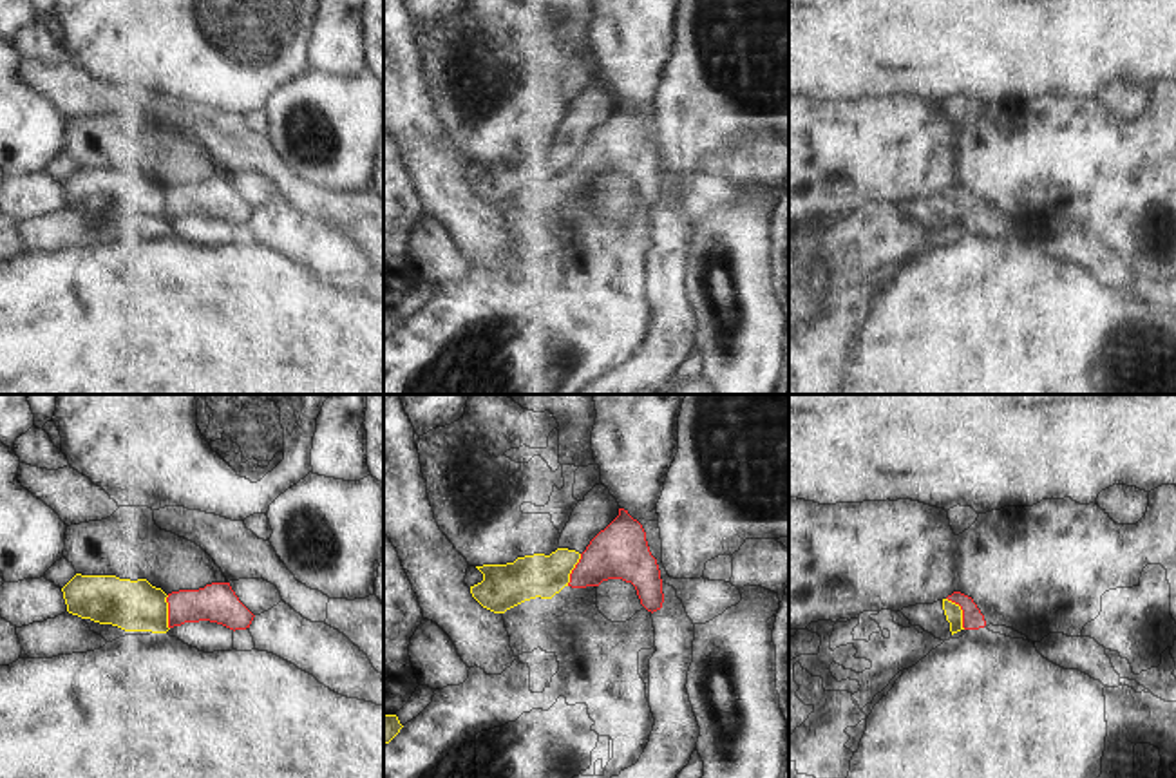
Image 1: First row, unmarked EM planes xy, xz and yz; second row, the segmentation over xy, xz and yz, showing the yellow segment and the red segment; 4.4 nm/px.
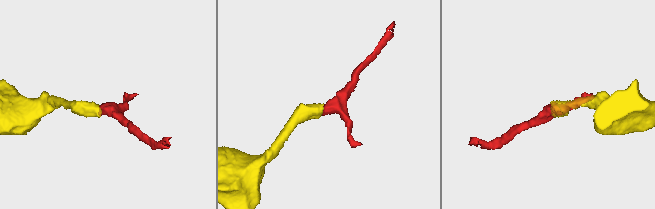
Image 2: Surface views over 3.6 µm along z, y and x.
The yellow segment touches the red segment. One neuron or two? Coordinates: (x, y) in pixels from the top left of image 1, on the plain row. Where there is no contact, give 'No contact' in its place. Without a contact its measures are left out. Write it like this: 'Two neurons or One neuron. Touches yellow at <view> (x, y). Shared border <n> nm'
Two neurons. Touches yellow at yz (961, 207). Shared border 170 nm

